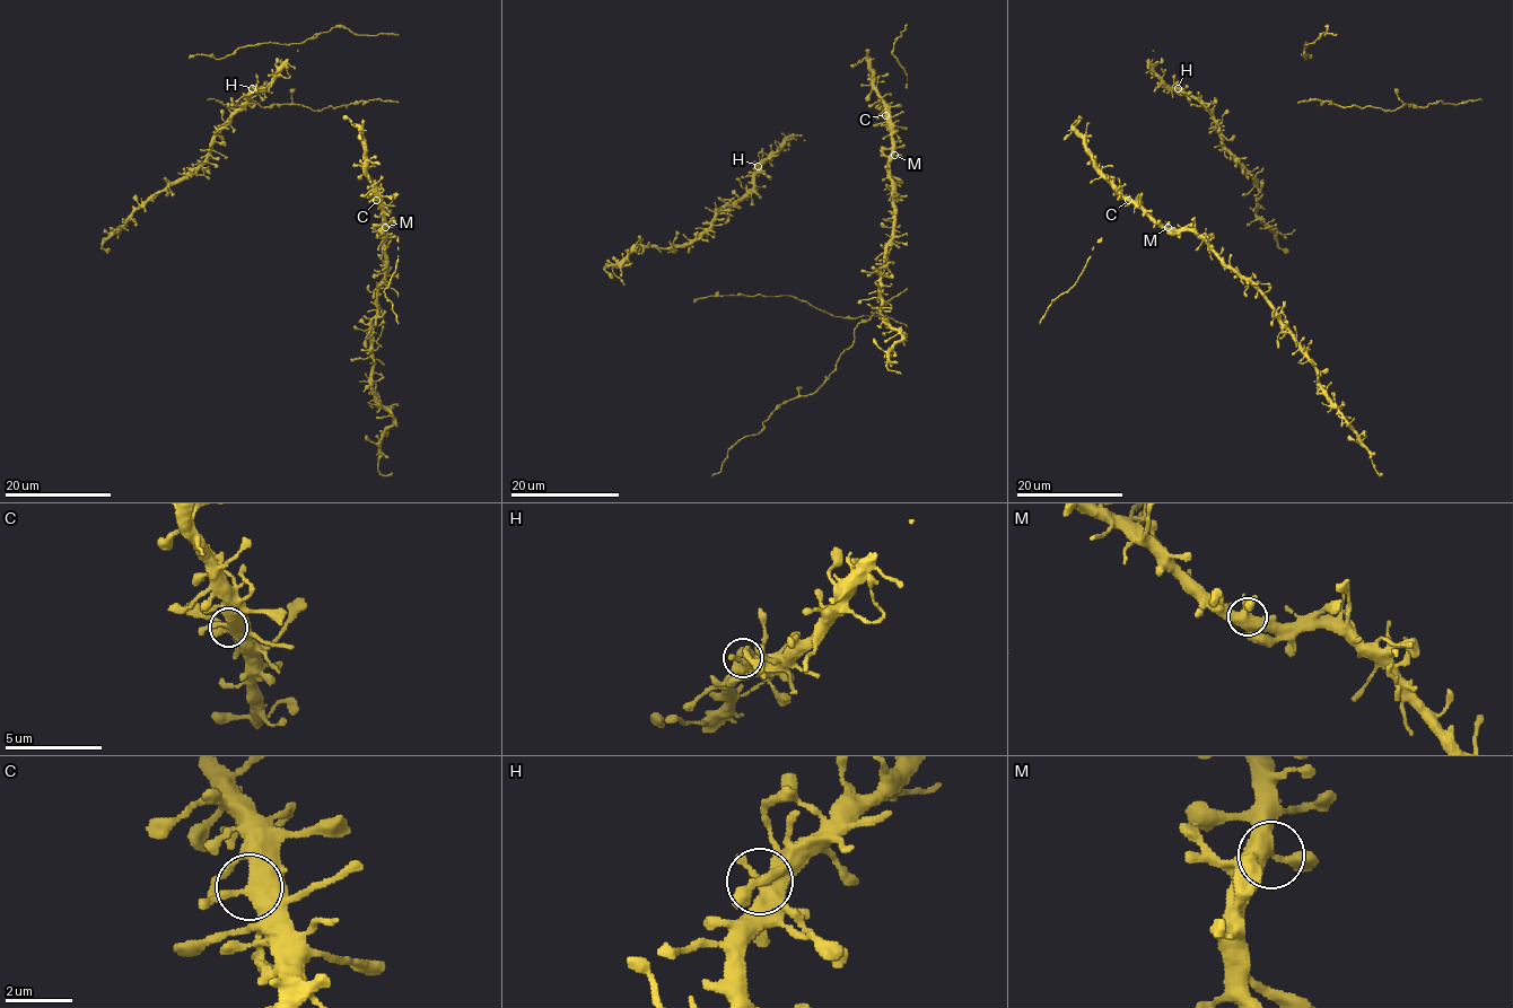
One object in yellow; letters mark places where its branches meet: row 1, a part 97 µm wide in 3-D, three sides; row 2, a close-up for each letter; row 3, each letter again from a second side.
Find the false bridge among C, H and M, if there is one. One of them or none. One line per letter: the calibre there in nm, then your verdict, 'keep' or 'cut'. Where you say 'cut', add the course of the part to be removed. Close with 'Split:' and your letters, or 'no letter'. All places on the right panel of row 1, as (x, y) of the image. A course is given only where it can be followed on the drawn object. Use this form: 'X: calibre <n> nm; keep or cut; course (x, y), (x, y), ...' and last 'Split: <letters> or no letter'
C: calibre 440 nm; keep
H: calibre 400 nm; keep
M: calibre 420 nm; keep
Split: no letter

